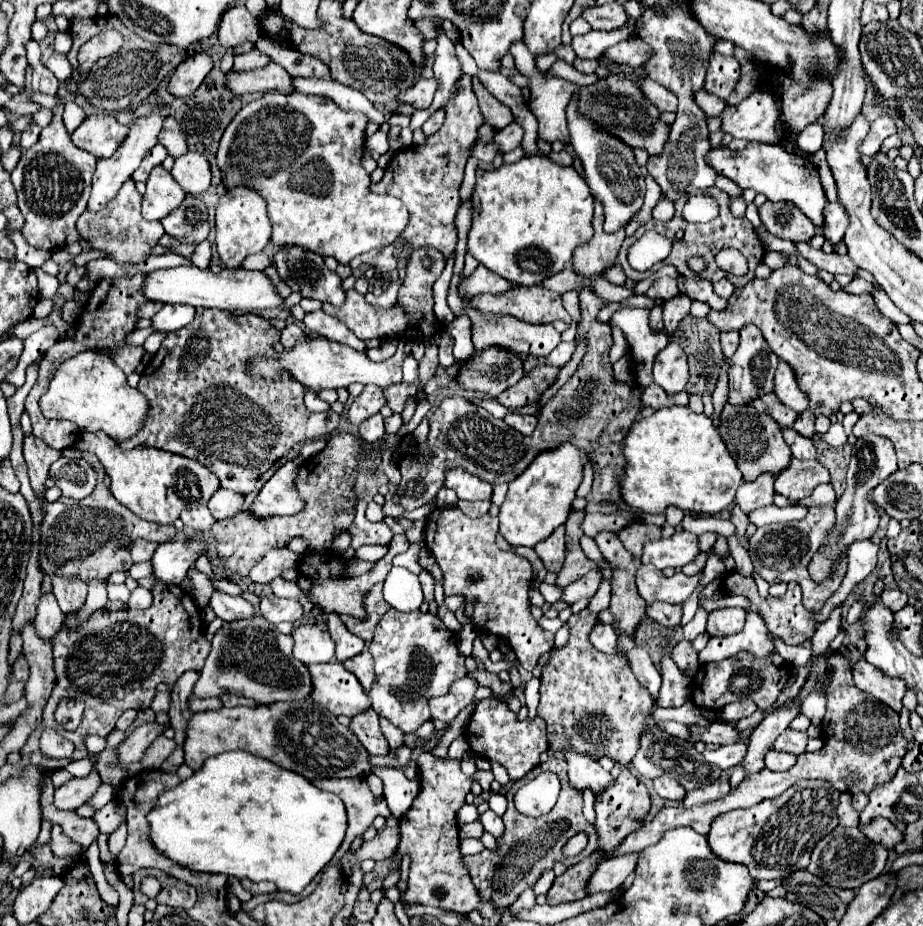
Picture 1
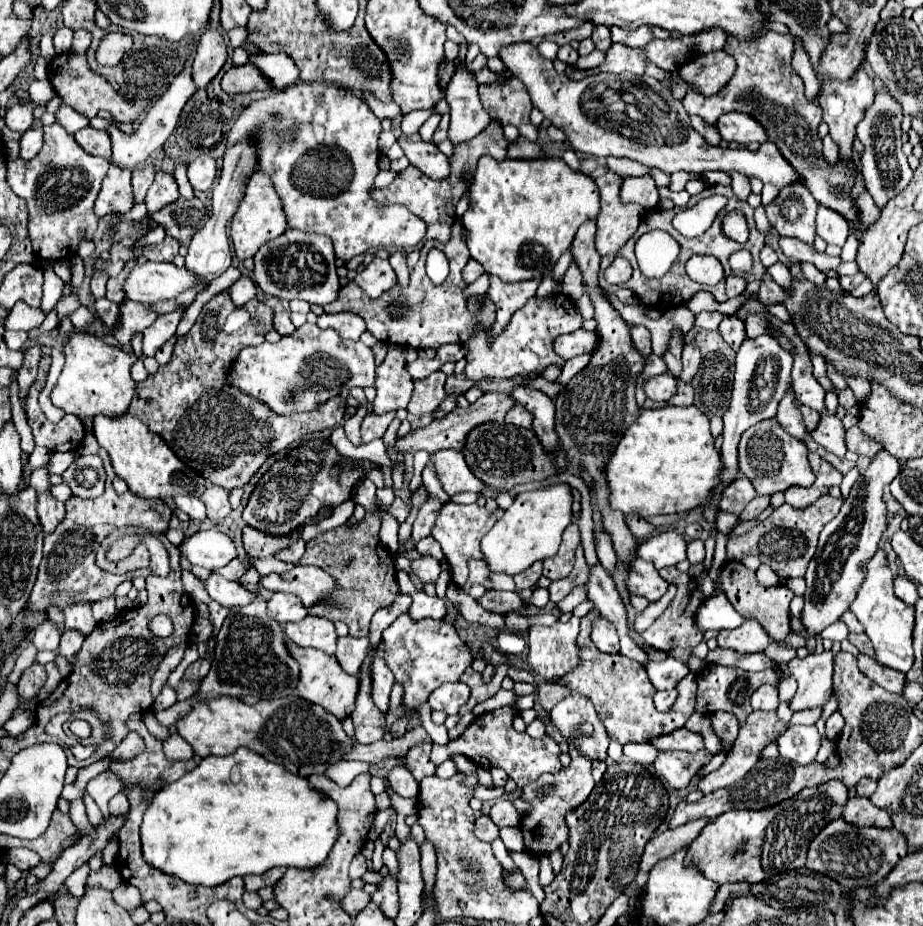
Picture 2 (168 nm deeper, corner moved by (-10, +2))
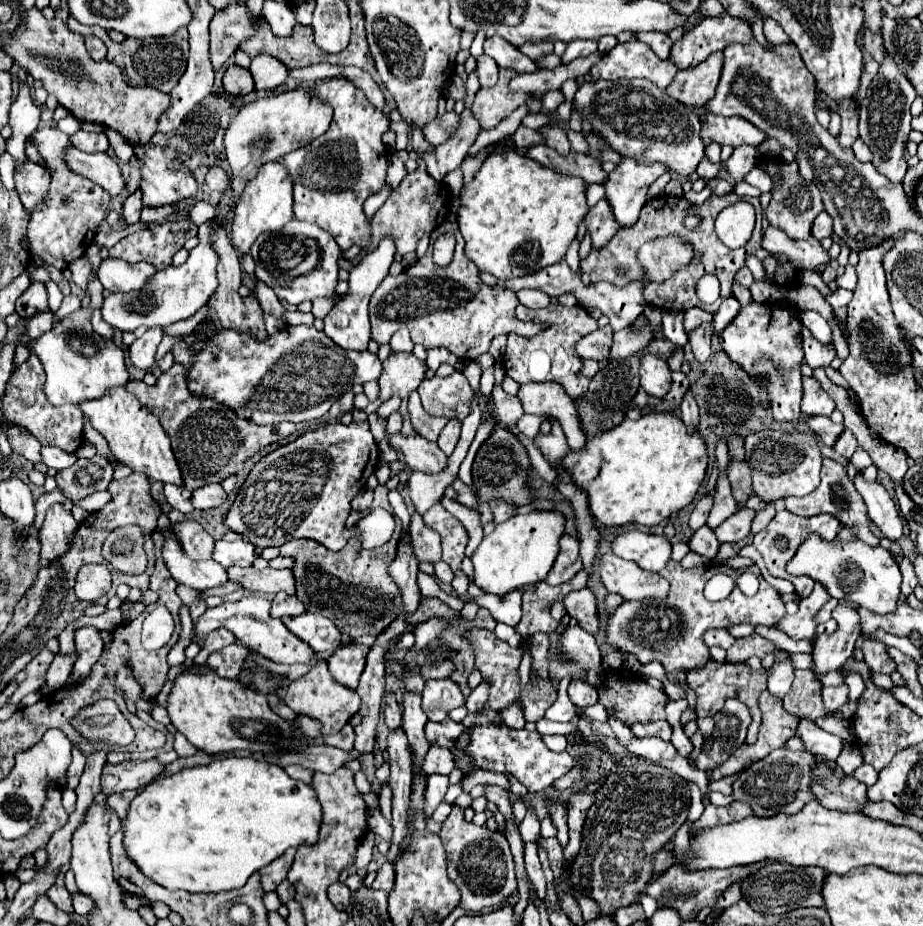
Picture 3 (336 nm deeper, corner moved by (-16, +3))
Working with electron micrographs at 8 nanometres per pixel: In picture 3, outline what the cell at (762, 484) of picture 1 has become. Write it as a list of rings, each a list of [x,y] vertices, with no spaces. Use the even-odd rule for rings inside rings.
[[[740,509],[732,517],[728,517],[720,527],[716,527],[716,537],[720,543],[736,543],[750,535],[750,525],[754,521],[756,513],[752,509]]]

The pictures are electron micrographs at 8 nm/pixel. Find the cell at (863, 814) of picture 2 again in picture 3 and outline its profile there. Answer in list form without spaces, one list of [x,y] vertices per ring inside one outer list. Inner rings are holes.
[[[816,765],[812,791],[816,799],[828,809],[836,809],[844,813],[860,811],[860,805],[864,805],[864,801],[868,799],[866,789],[868,787],[856,781],[854,777],[838,779],[826,765]]]

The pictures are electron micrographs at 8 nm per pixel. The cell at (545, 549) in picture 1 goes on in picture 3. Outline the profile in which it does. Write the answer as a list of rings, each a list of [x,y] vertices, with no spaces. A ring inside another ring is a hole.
[[[566,533],[560,539],[560,553],[554,561],[554,567],[550,569],[550,573],[544,581],[550,585],[560,585],[560,583],[572,579],[580,569],[582,569],[582,561],[578,555],[578,541],[576,541],[576,537]]]

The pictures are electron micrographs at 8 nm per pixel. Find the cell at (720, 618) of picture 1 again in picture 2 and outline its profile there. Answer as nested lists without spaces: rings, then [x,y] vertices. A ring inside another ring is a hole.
[[[746,620],[736,630],[722,630],[718,634],[718,646],[720,648],[732,648],[740,654],[752,654],[752,652],[764,652],[770,644],[770,638],[766,630],[758,626],[758,622]]]

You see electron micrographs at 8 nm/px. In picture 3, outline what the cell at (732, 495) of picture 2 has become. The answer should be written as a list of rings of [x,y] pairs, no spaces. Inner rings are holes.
[[[734,461],[730,465],[728,481],[732,485],[732,497],[738,503],[744,501],[744,497],[748,497],[748,493],[754,493],[754,489],[752,489],[752,477],[750,477],[750,467],[748,467],[746,461],[742,461],[742,463]]]

